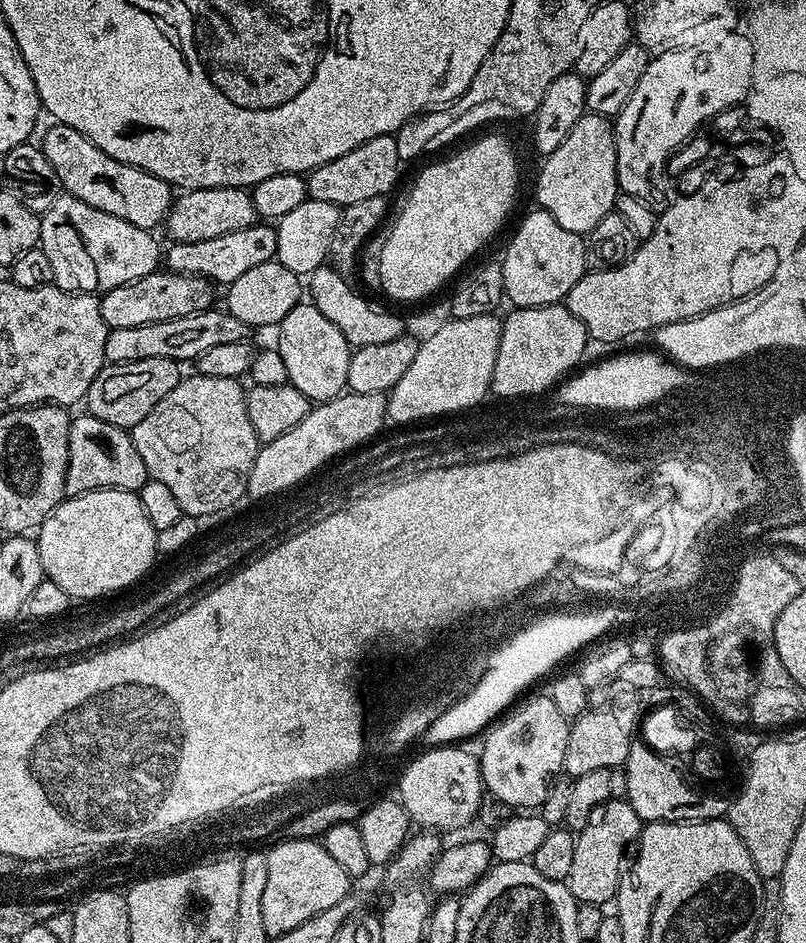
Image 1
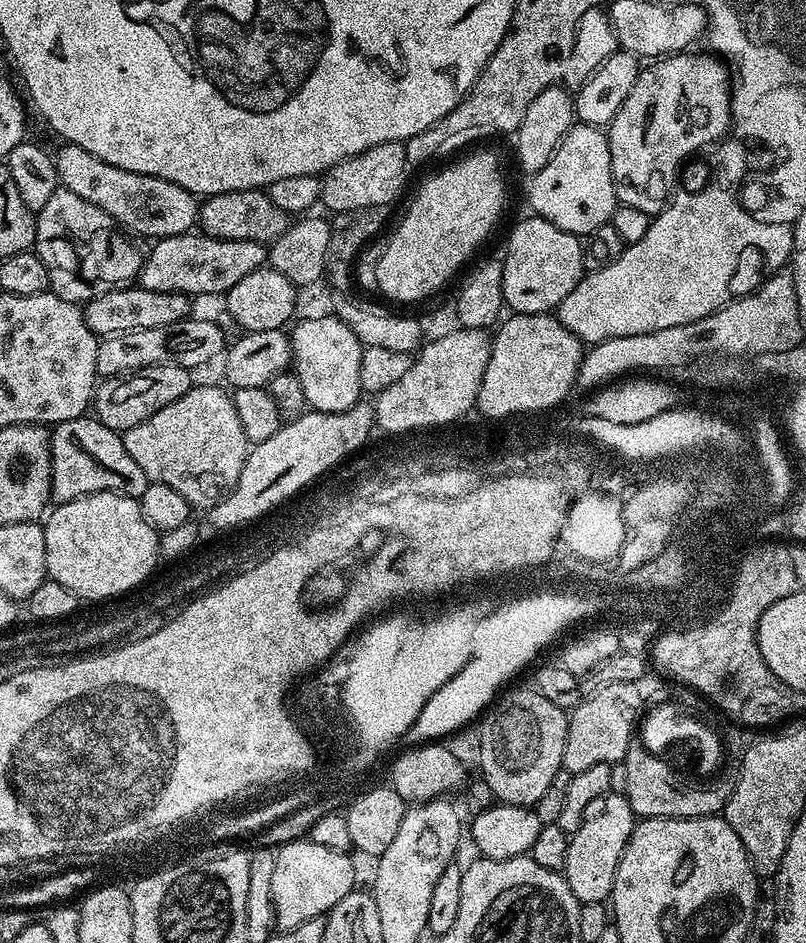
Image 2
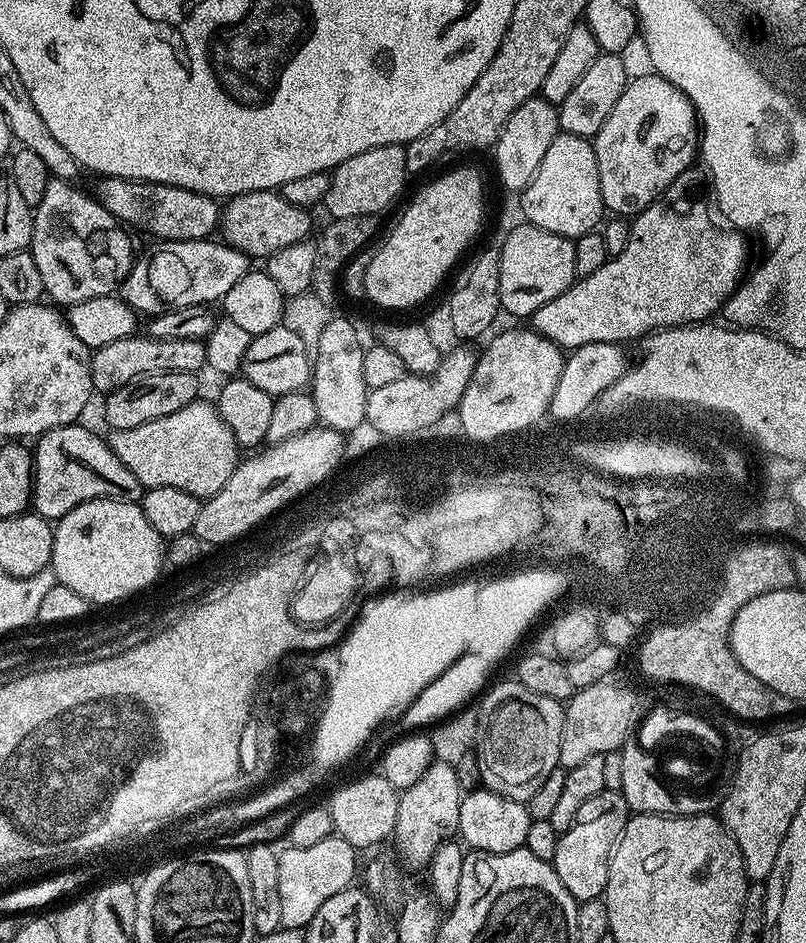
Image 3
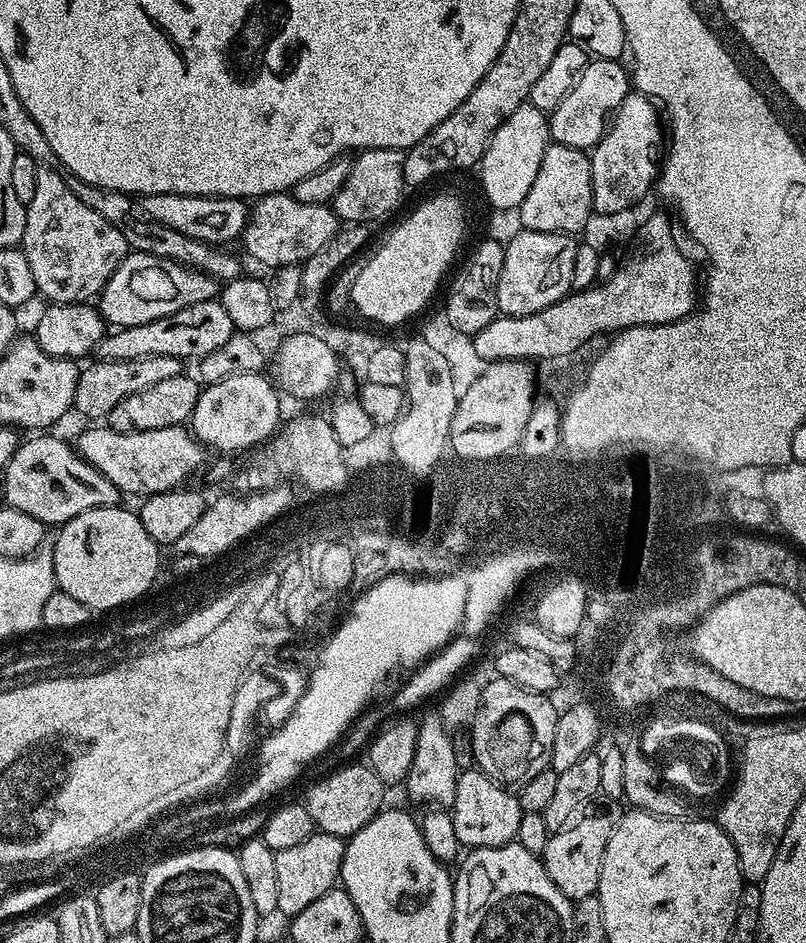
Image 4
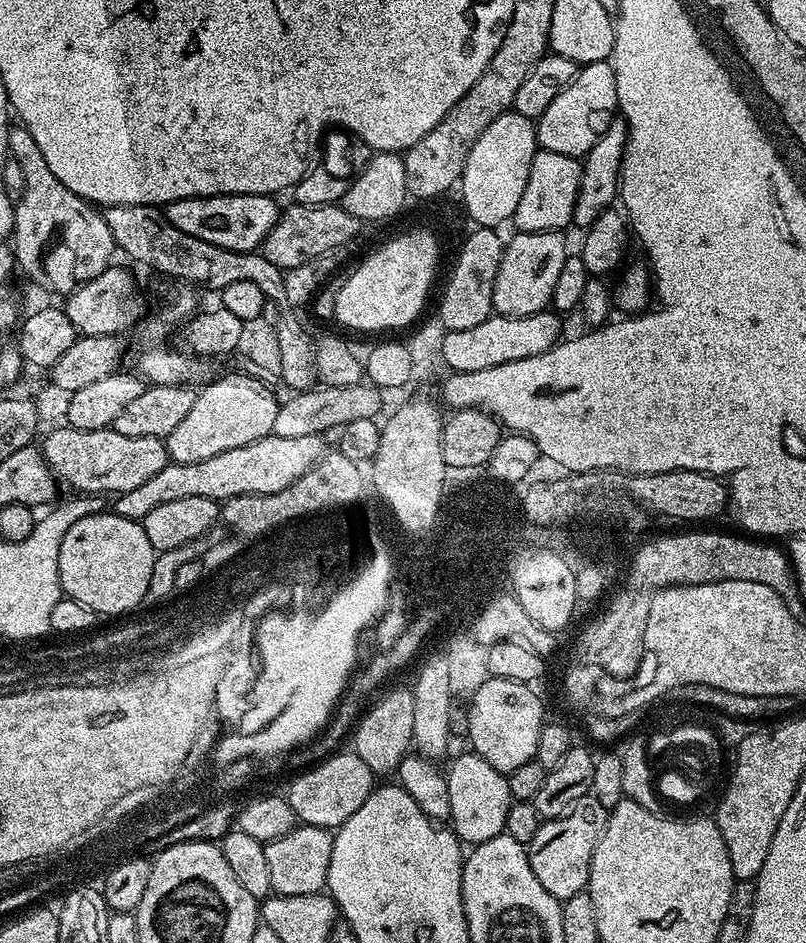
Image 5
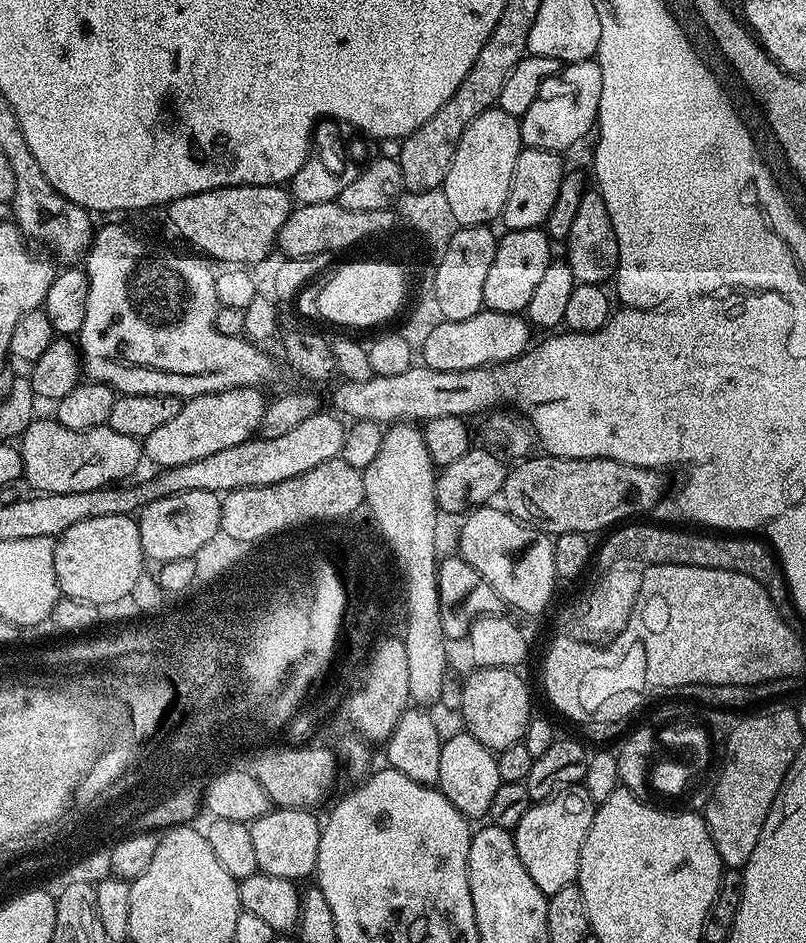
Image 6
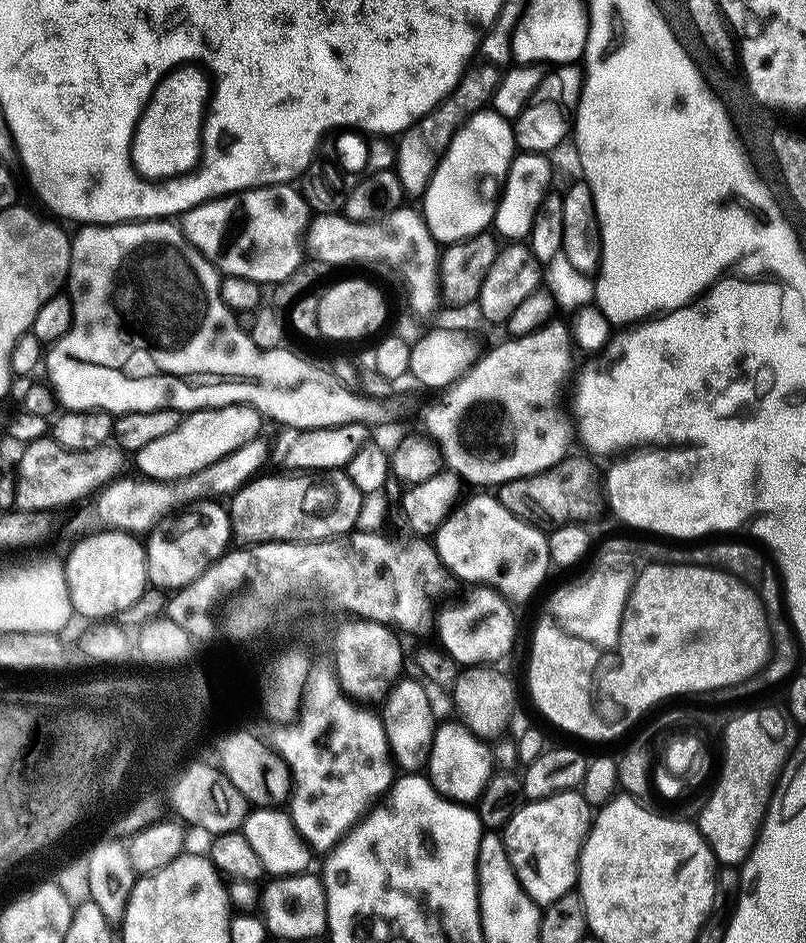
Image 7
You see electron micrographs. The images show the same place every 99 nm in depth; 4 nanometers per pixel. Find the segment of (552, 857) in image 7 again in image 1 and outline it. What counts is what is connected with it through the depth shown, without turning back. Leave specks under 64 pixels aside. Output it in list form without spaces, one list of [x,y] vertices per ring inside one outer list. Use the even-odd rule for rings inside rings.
[[[613,798],[602,806],[594,806],[590,822],[586,822],[581,832],[575,833],[574,862],[570,865],[566,883],[576,901],[601,906],[607,905],[607,900],[608,903],[615,901],[620,881],[626,872],[630,849],[639,841],[641,827],[640,816],[628,805],[627,799]]]

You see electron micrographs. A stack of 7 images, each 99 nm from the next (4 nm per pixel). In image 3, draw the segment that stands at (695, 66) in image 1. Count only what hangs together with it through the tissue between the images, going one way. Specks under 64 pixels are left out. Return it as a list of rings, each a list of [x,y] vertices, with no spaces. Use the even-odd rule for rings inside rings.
[[[651,74],[640,76],[631,81],[624,89],[622,98],[614,102],[610,118],[602,122],[602,130],[594,137],[600,189],[604,198],[604,207],[609,213],[620,218],[632,218],[644,212],[661,199],[664,191],[671,189],[677,178],[685,175],[692,167],[692,104],[693,97],[688,97],[679,83],[665,75]]]

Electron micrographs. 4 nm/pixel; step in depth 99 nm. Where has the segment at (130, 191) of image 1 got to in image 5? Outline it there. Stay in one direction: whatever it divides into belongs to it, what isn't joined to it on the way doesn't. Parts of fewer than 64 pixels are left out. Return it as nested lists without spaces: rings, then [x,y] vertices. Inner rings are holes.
[[[271,195],[266,196],[191,196],[185,200],[176,200],[167,205],[167,220],[185,231],[194,238],[200,238],[202,242],[213,243],[214,246],[224,247],[230,251],[255,252],[264,243],[264,239],[270,234],[270,230],[276,224],[278,207]]]

